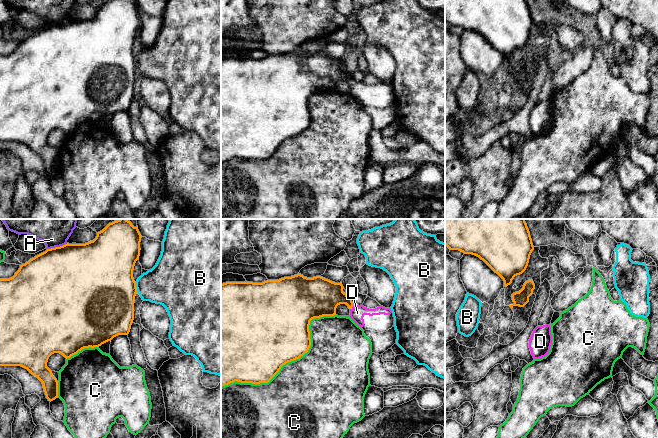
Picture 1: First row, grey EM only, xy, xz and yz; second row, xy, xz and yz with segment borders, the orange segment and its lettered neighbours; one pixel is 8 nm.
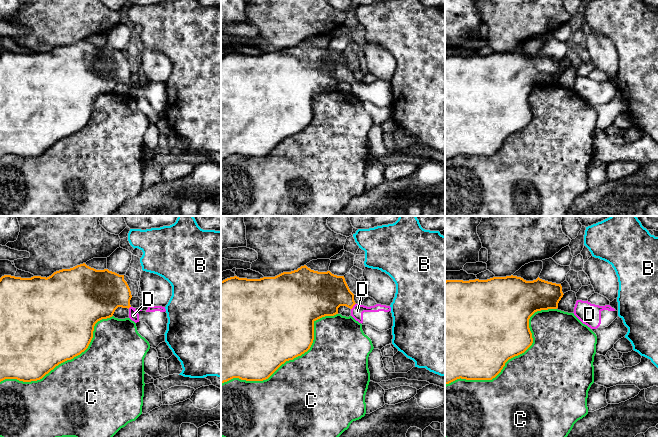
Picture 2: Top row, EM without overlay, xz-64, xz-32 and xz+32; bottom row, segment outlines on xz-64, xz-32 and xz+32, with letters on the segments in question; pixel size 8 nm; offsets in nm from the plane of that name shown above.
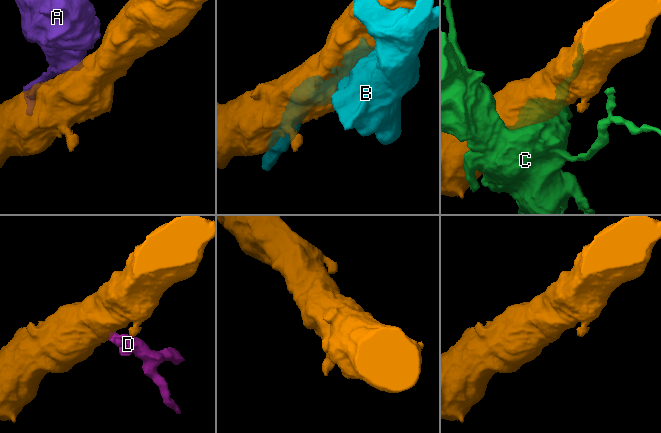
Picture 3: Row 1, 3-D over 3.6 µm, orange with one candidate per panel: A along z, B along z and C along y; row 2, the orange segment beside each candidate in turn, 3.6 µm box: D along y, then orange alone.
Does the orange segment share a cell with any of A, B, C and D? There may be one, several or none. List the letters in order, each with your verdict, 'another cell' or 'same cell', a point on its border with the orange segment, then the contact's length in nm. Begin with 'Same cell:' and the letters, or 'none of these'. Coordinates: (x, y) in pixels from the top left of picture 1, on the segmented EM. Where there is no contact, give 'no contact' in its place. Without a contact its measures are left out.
Same cell: D
A: another cell | xy (57, 247) | 180 nm
B: another cell | xy (135, 286) | 70 nm
C: another cell | xz (291, 360) | 1100 nm
D: same cell | xz (352, 306) | 50 nm

